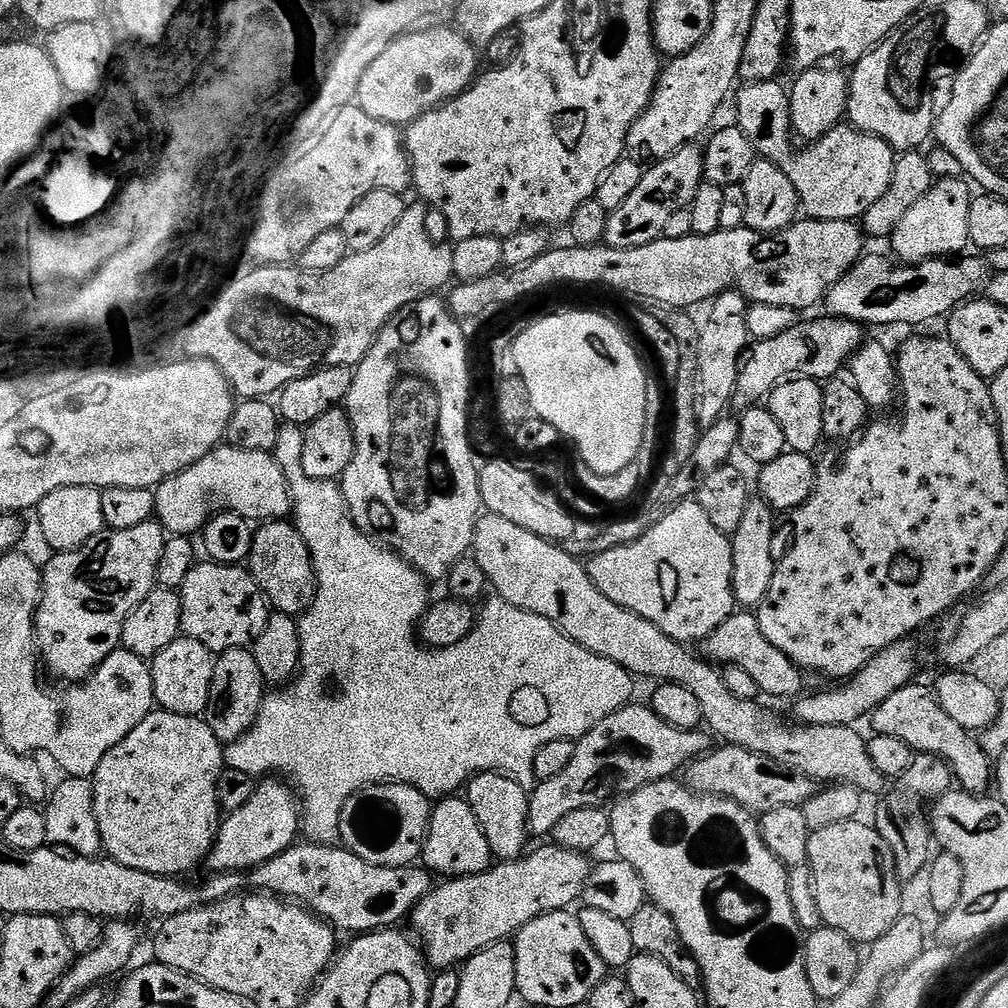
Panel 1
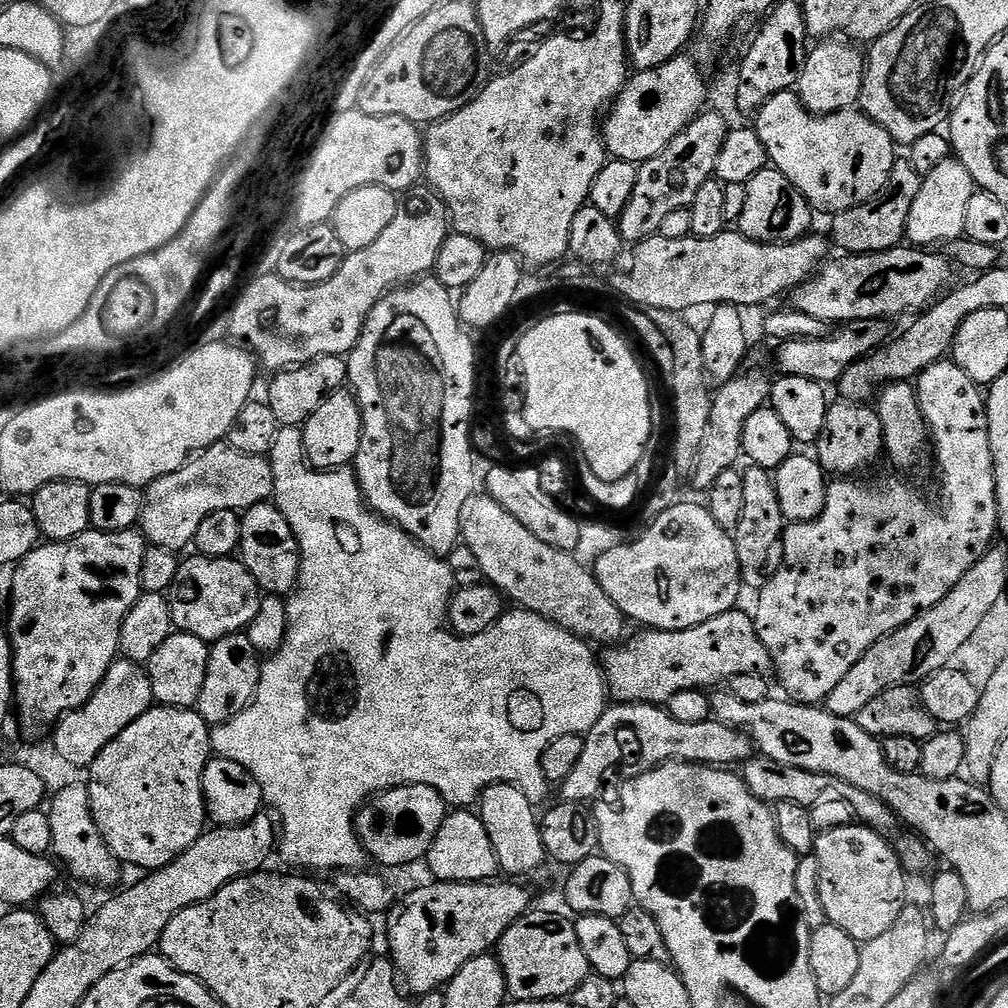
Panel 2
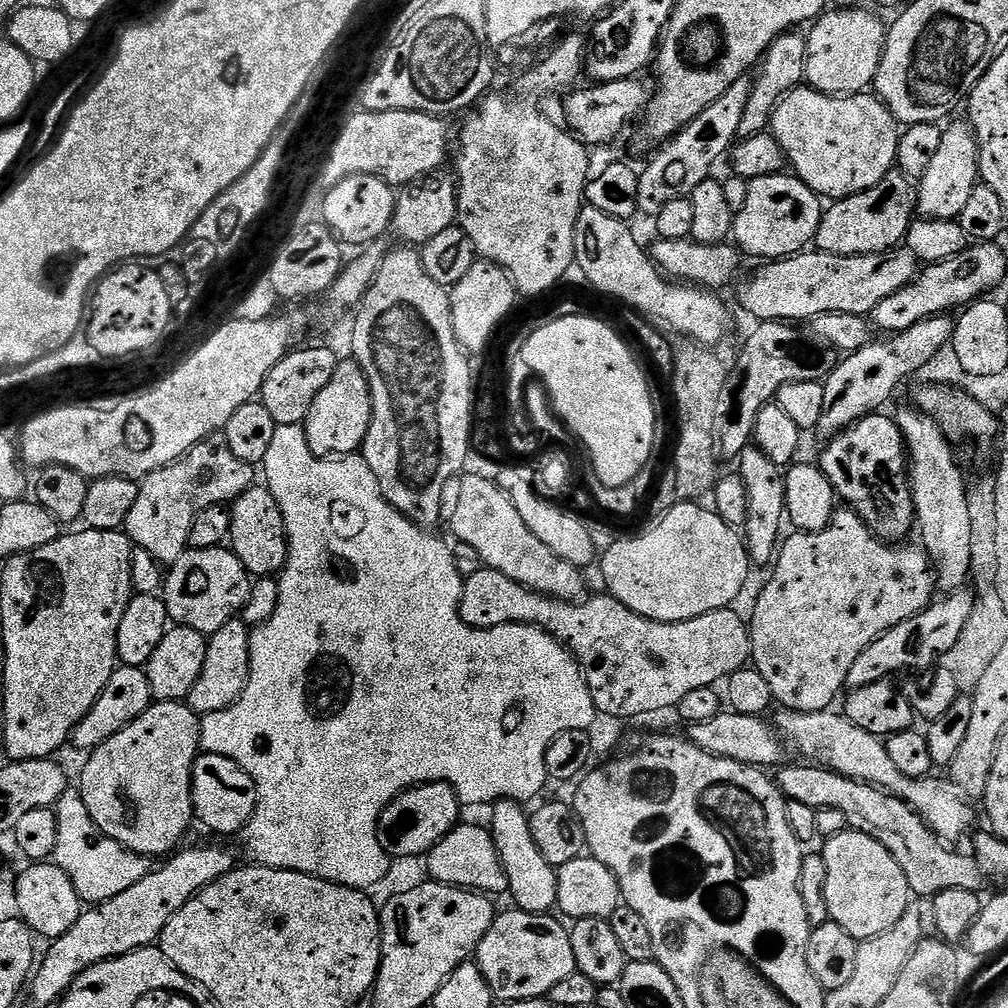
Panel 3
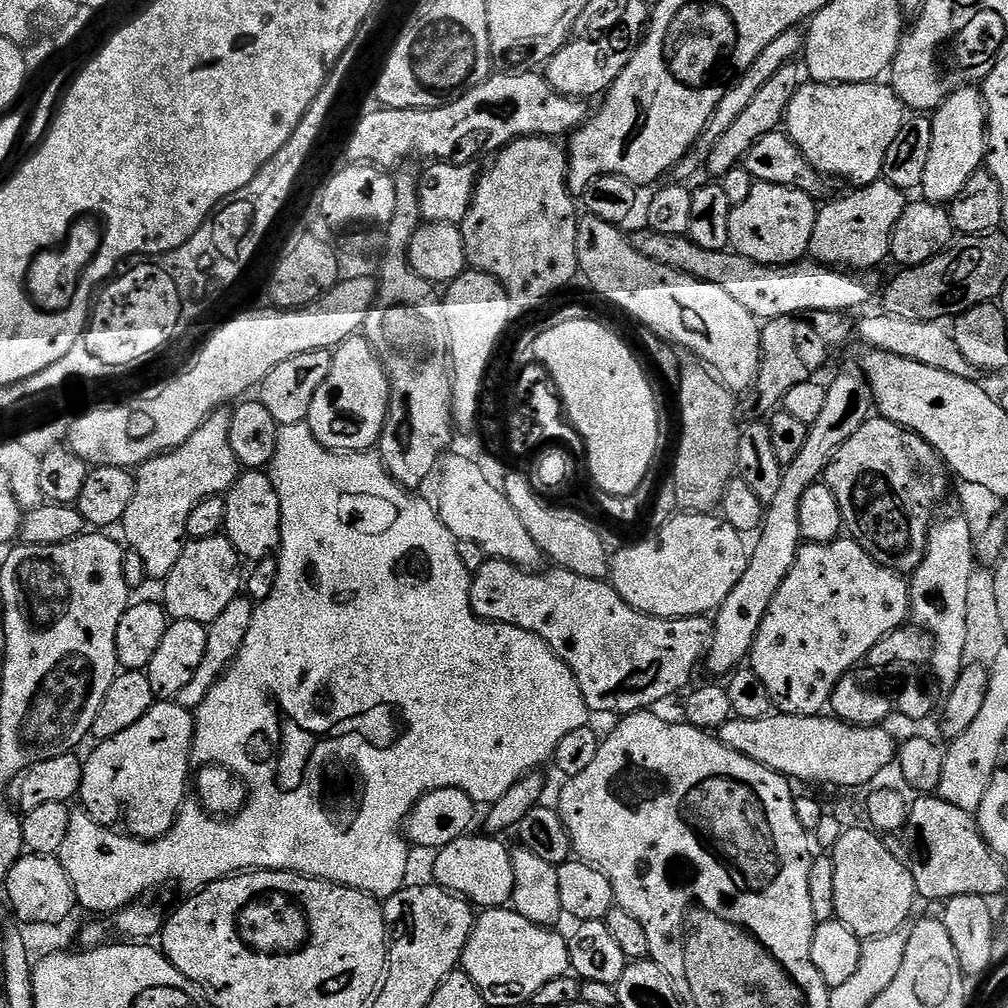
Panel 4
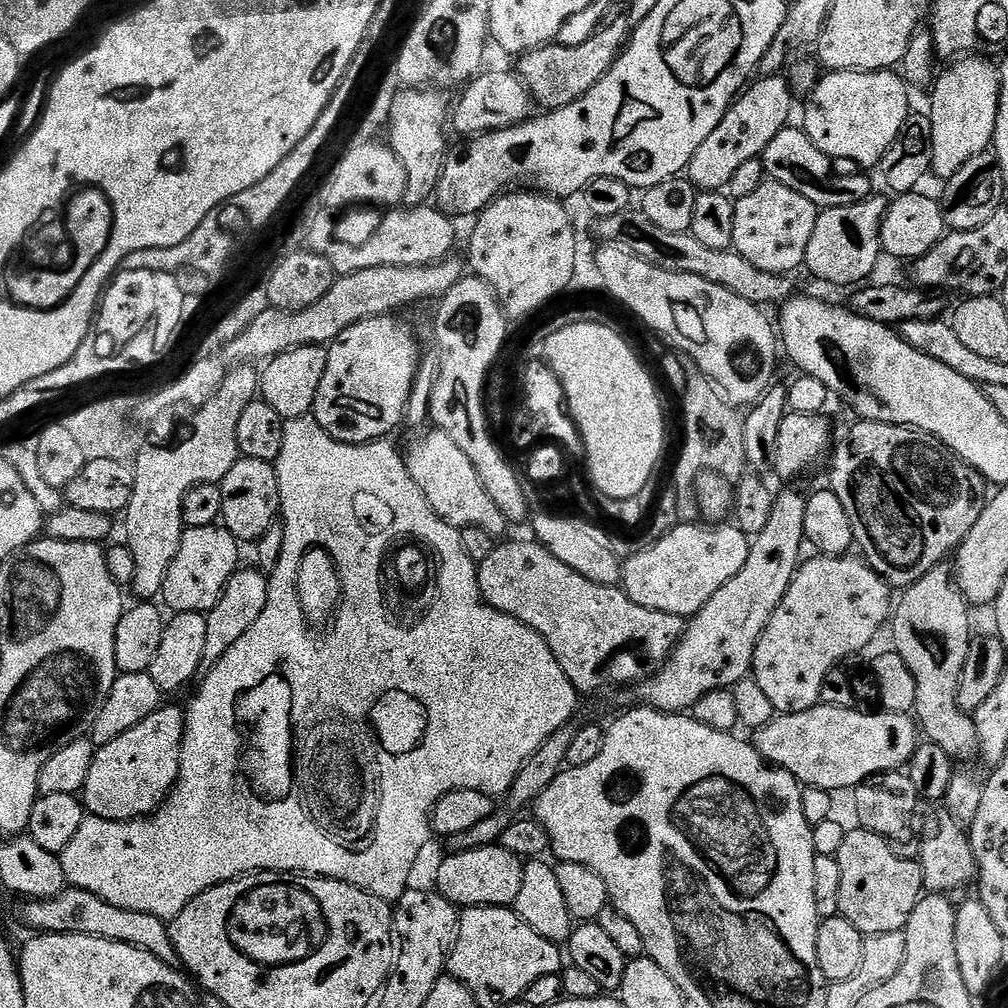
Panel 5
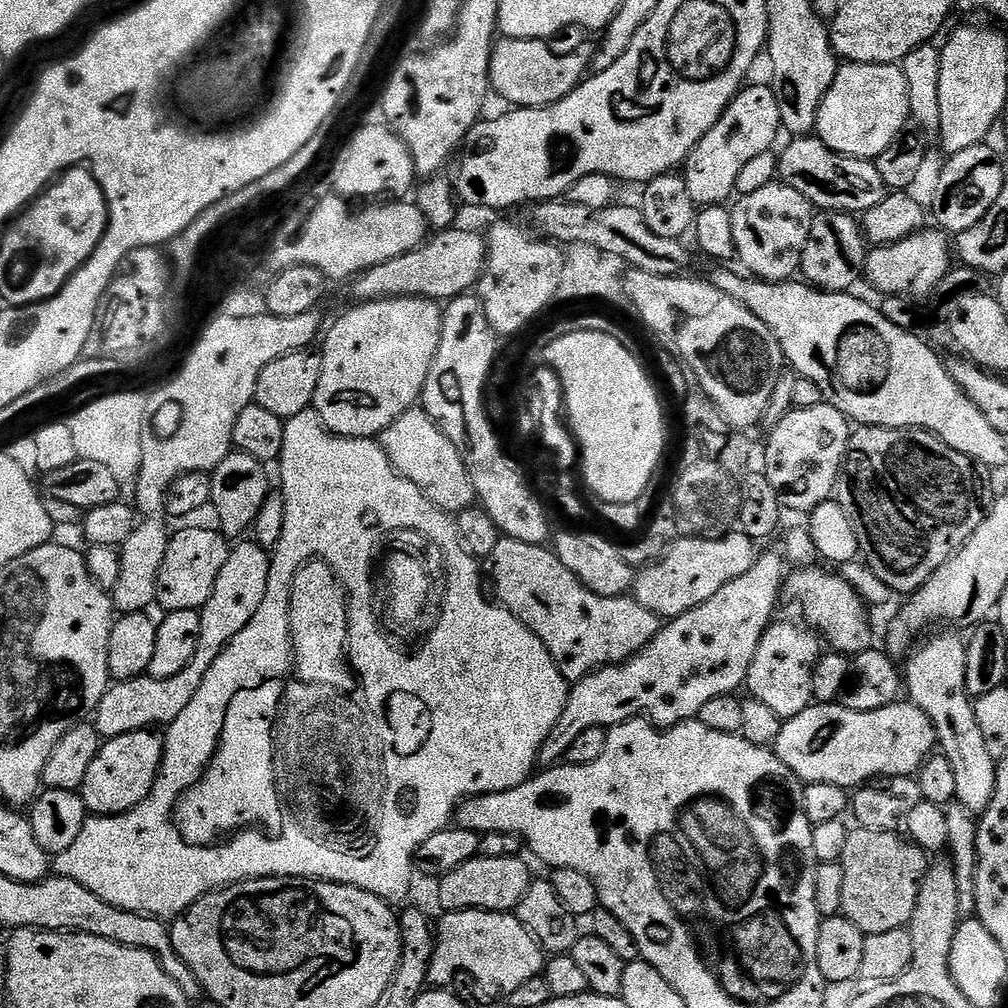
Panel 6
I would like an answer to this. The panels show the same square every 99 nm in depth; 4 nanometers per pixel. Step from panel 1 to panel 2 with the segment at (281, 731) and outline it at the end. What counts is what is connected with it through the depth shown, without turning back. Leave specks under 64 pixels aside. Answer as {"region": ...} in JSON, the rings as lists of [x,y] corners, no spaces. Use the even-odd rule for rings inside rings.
{"region":[[[281,427],[278,438],[274,438],[270,459],[274,470],[274,503],[286,522],[290,522],[290,530],[294,530],[300,547],[300,577],[296,591],[286,600],[288,629],[282,646],[261,663],[260,685],[248,708],[242,710],[242,714],[230,718],[230,722],[212,728],[212,750],[217,757],[238,762],[258,780],[264,791],[264,804],[268,808],[272,807],[271,811],[278,817],[278,856],[286,863],[293,864],[296,870],[313,868],[316,872],[335,873],[337,870],[363,869],[366,853],[356,833],[356,813],[377,794],[390,788],[400,788],[404,784],[425,784],[436,788],[445,802],[465,800],[468,806],[475,805],[480,795],[492,784],[513,784],[522,790],[522,794],[526,794],[526,798],[530,798],[534,806],[539,805],[542,750],[546,750],[554,738],[562,738],[562,734],[587,734],[598,718],[602,718],[609,703],[608,682],[598,656],[588,649],[591,647],[581,637],[560,628],[553,620],[523,610],[505,611],[497,624],[490,626],[490,630],[482,630],[482,634],[477,636],[457,636],[445,627],[445,577],[419,576],[416,572],[408,576],[408,568],[436,568],[439,564],[441,567],[441,557],[429,552],[416,543],[410,534],[371,511],[351,467],[335,470],[311,467],[304,455],[304,433],[300,428]]]}

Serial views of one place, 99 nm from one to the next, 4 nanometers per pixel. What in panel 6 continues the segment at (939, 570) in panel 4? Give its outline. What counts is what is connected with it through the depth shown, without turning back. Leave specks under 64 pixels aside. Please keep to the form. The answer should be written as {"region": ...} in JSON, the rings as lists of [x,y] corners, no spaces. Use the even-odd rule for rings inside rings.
{"region":[[[944,630],[941,636],[929,635],[923,641],[925,644],[921,643],[907,657],[908,669],[903,669],[902,680],[906,685],[907,699],[930,718],[939,751],[954,770],[955,803],[967,812],[982,814],[994,798],[998,760],[986,750],[986,738],[982,738],[982,726],[978,726],[976,705],[966,690],[967,643],[952,632],[955,631]]]}

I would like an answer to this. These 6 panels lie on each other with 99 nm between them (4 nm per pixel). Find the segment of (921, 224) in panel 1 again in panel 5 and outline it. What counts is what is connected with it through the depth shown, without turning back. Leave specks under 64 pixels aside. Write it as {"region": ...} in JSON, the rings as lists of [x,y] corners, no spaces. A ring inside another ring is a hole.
{"region":[[[972,54],[967,58],[957,59],[947,65],[948,69],[941,71],[931,85],[932,109],[932,170],[931,175],[941,176],[941,181],[948,181],[970,158],[980,156],[993,147],[992,139],[996,133],[998,122],[998,106],[1000,105],[1000,70],[995,63],[980,54]]]}

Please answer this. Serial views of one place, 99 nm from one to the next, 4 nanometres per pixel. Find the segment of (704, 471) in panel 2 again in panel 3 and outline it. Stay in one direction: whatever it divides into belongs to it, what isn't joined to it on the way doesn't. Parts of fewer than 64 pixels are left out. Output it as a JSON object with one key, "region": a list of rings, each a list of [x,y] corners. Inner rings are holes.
{"region":[[[763,321],[747,338],[738,362],[738,372],[741,377],[739,380],[731,381],[727,409],[717,421],[718,448],[723,457],[725,455],[735,459],[744,448],[749,447],[758,414],[765,405],[775,399],[782,386],[790,382],[822,382],[840,364],[841,353],[834,348],[824,348],[822,354],[814,354],[805,360],[798,346],[798,332],[795,328],[797,328],[795,325],[787,321]]]}

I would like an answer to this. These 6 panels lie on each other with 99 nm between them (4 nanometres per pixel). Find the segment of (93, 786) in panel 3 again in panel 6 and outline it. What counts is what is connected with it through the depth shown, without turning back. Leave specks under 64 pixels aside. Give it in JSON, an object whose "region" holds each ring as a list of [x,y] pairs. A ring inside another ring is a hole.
{"region":[[[145,730],[122,734],[113,740],[104,740],[98,758],[90,762],[84,784],[79,788],[84,806],[93,816],[117,816],[129,812],[148,797],[164,757],[164,738],[159,731]]]}

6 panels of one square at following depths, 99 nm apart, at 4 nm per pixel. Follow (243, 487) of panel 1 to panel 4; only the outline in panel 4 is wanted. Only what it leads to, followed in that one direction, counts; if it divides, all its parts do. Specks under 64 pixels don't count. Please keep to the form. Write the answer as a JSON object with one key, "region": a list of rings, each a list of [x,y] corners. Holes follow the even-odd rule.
{"region":[[[227,407],[211,412],[182,446],[150,458],[135,469],[134,498],[130,498],[122,521],[123,539],[126,544],[128,539],[127,547],[131,551],[142,554],[146,574],[153,581],[163,581],[170,570],[174,570],[174,562],[182,558],[190,510],[206,498],[224,496],[242,471],[238,458],[234,458],[234,449],[230,447],[231,421],[232,414]]]}

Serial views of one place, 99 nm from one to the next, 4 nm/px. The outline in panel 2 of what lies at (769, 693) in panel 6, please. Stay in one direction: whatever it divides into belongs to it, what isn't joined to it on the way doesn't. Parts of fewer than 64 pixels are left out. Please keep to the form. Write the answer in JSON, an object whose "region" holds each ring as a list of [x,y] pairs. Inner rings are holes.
{"region":[[[945,358],[936,364],[931,364],[925,372],[920,373],[914,387],[916,397],[920,400],[924,421],[928,423],[930,429],[934,464],[936,460],[936,468],[940,471],[940,504],[928,504],[927,498],[914,485],[899,480],[899,478],[904,479],[899,475],[896,475],[897,477],[888,476],[885,480],[872,480],[869,484],[863,484],[863,479],[860,478],[833,479],[828,485],[826,506],[822,510],[822,514],[818,514],[818,518],[814,518],[810,522],[798,522],[785,527],[782,551],[779,553],[779,556],[781,555],[780,565],[777,568],[775,565],[774,571],[765,579],[764,587],[759,589],[760,601],[756,604],[756,612],[754,611],[758,638],[762,638],[762,646],[766,646],[766,650],[770,654],[772,672],[780,679],[780,684],[784,687],[783,695],[795,703],[823,705],[827,701],[830,690],[834,690],[834,686],[838,686],[838,682],[842,682],[842,678],[846,678],[846,674],[850,674],[854,662],[858,662],[858,658],[862,658],[862,654],[866,654],[866,650],[870,650],[870,646],[874,646],[874,642],[886,638],[894,630],[906,626],[906,622],[918,618],[918,614],[938,606],[938,602],[942,602],[942,598],[946,598],[946,594],[950,594],[950,590],[954,590],[954,586],[958,586],[958,582],[962,582],[962,574],[966,574],[966,570],[970,570],[970,566],[974,566],[974,562],[981,560],[988,553],[989,548],[993,547],[995,540],[992,539],[997,539],[1000,523],[998,522],[998,498],[996,497],[996,479],[994,478],[994,454],[990,454],[988,405],[981,385],[973,382],[970,374],[966,374],[966,370],[962,370],[951,359]]]}

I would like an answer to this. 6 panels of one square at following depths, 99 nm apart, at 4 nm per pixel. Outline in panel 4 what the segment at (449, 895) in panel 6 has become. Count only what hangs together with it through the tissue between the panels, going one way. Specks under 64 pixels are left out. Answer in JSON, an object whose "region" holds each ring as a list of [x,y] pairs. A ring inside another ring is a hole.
{"region":[[[488,834],[460,836],[435,853],[431,879],[439,887],[463,896],[477,909],[503,908],[514,894],[514,866],[509,845]]]}

